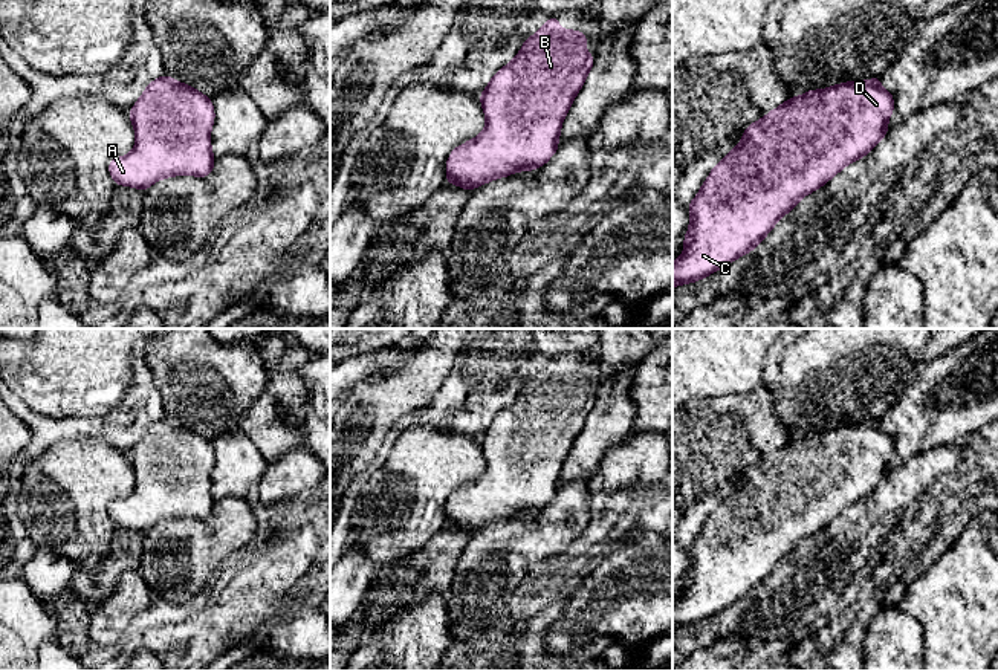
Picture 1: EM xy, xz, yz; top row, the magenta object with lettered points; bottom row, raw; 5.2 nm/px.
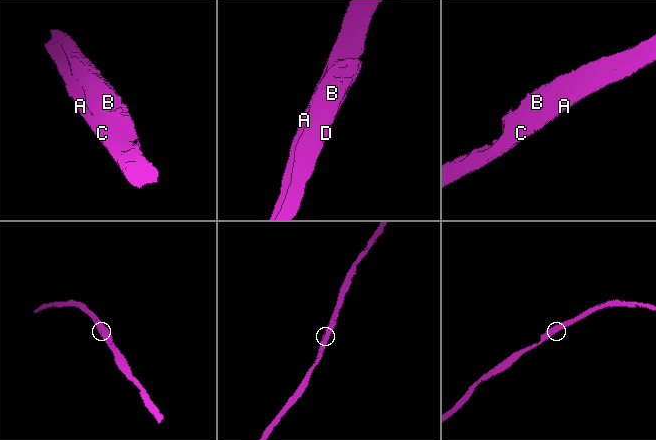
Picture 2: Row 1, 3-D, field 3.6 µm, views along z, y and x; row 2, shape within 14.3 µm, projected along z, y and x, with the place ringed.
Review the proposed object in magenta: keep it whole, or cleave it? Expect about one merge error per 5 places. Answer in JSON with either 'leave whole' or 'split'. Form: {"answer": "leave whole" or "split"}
{"answer": "leave whole"}

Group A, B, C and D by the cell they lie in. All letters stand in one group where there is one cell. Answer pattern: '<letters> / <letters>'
A B C D

